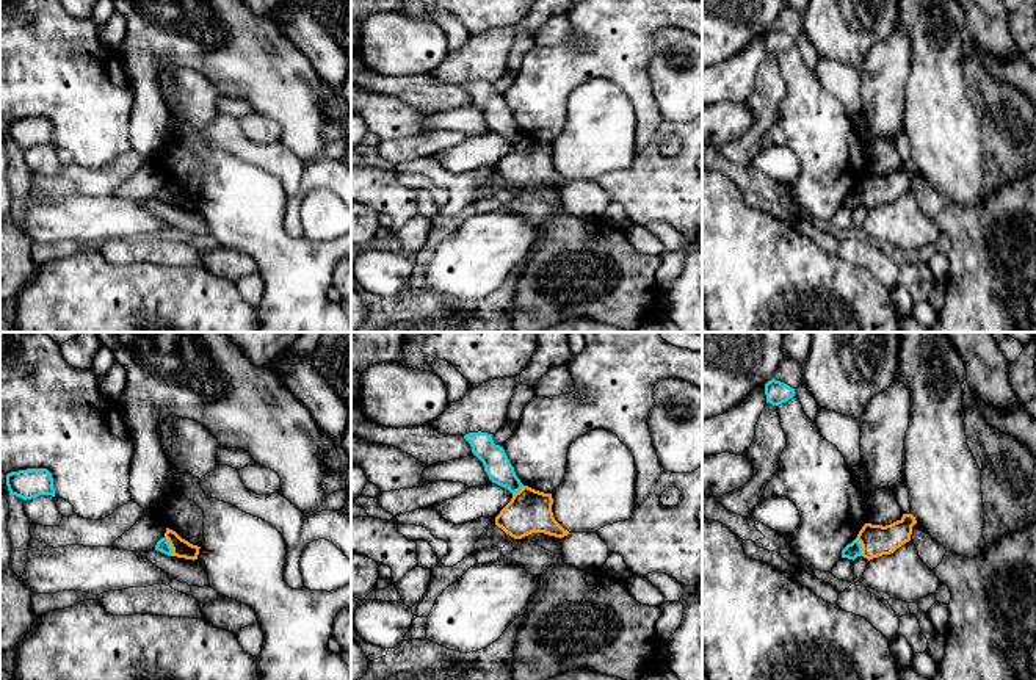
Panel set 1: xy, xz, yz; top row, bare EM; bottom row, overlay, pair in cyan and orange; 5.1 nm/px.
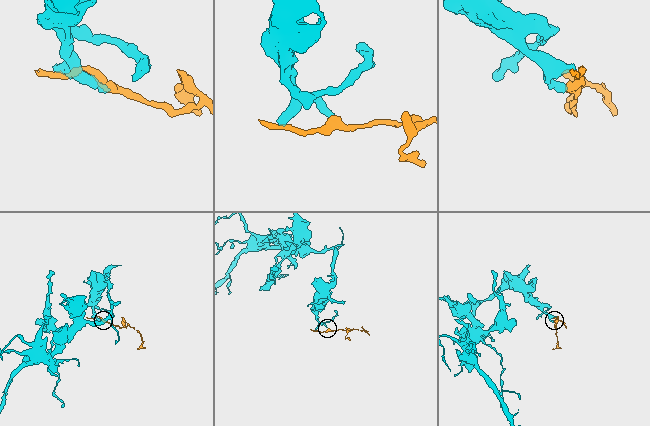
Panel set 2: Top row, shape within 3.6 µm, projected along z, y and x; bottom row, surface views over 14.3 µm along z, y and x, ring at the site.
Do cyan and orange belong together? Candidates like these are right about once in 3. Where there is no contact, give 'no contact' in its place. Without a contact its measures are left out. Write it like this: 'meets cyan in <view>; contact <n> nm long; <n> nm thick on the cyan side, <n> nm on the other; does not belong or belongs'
meets cyan in xy; contact 110 nm long; 70 nm thick on the cyan side, 100 nm on the other; does not belong

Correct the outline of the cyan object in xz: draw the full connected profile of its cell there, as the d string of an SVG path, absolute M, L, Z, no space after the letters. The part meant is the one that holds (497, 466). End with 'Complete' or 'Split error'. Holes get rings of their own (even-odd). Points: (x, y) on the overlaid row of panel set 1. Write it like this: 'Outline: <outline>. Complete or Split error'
Outline: M478 431L465 434L464 439L470 443L472 453L483 462L484 472L492 483L508 489L511 494L523 487L503 447L494 443L492 434Z. Complete

